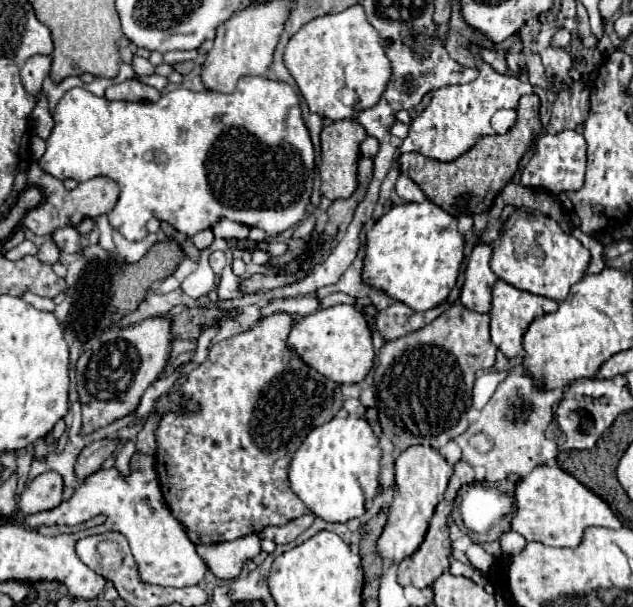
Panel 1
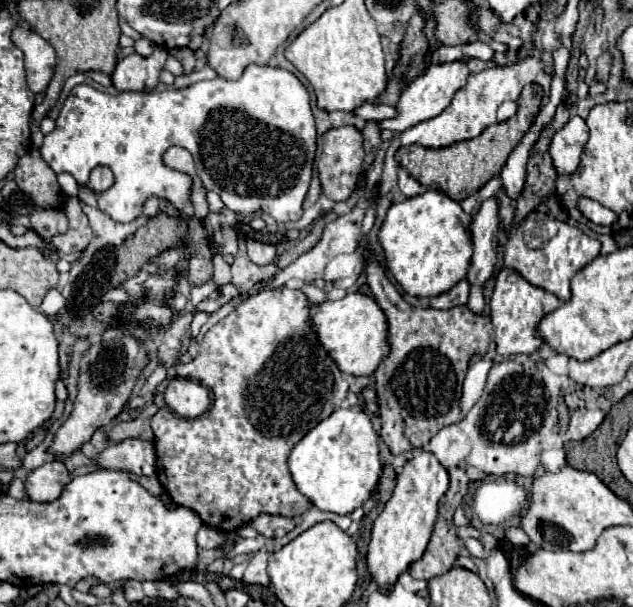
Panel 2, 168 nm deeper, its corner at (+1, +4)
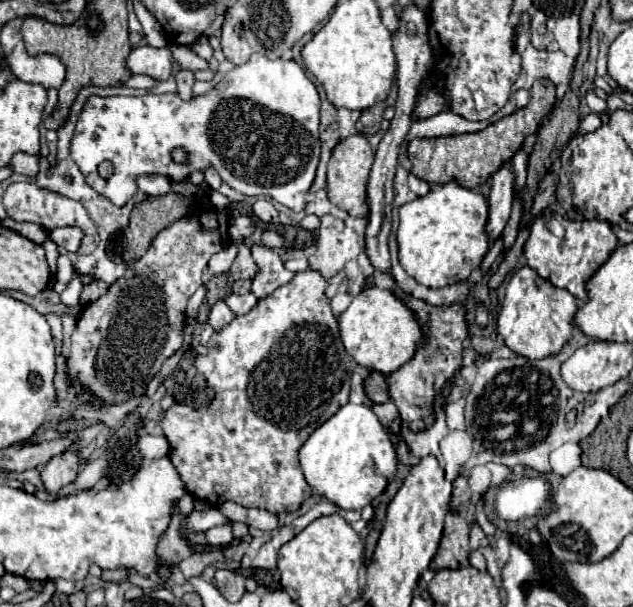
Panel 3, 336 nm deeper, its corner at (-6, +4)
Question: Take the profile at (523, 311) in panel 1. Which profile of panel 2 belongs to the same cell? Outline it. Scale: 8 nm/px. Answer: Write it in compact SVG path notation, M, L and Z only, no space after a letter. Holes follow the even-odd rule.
M502 269L496 277L496 285L494 285L494 295L490 299L490 317L492 317L492 325L494 325L494 341L496 341L496 351L502 355L502 357L510 357L510 355L518 355L518 353L524 353L524 355L530 355L534 353L542 341L536 341L536 325L538 321L560 307L560 301L556 295L540 289L540 287L534 287L530 285L526 279L522 279L520 273L512 271L512 269Z

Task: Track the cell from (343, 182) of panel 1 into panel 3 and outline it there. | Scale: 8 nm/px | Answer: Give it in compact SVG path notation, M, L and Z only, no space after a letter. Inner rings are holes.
M351 135L339 141L339 145L331 155L331 163L327 167L327 195L333 205L347 211L351 217L367 217L369 213L365 189L371 165L373 165L373 149L363 135Z

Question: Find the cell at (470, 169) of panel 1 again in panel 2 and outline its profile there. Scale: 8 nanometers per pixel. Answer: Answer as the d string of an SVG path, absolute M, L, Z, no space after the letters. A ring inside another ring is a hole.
M528 85L520 93L518 111L512 119L496 123L492 127L486 127L476 139L470 139L470 141L464 141L464 143L454 143L452 147L446 147L446 149L428 149L428 147L422 147L422 145L400 147L396 151L396 161L400 163L400 167L404 171L408 171L414 179L418 179L424 187L442 191L452 201L460 203L466 197L474 195L492 177L500 175L502 167L506 165L508 155L514 151L514 147L520 143L520 139L532 127L538 111L540 111L542 95L544 93L542 93L540 85Z

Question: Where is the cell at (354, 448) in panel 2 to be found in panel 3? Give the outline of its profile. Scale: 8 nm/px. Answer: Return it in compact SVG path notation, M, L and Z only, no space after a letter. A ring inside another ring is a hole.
M347 403L329 421L317 427L299 451L307 483L341 509L363 509L379 497L397 469L397 453L389 433L367 405Z

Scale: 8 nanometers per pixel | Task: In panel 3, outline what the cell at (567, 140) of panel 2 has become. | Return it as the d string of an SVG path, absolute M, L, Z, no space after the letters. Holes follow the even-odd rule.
M589 113L585 119L581 119L579 133L591 133L591 131L595 131L599 125L601 125L599 115L597 115L597 113Z

